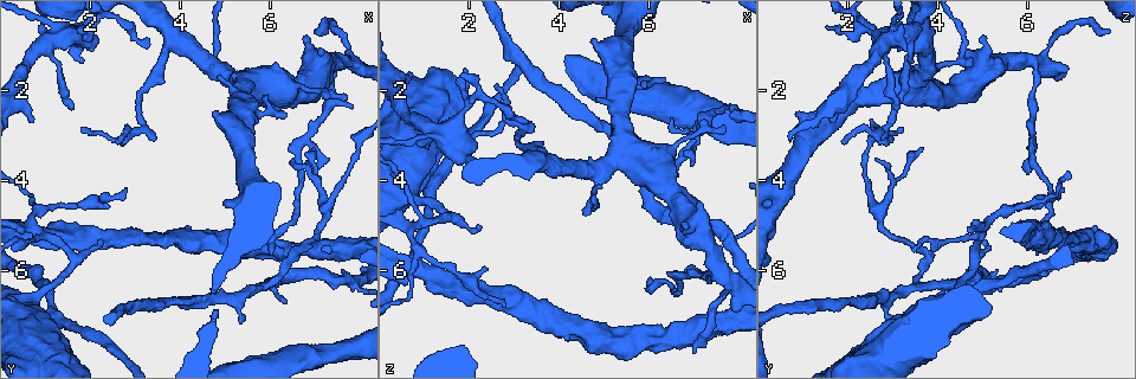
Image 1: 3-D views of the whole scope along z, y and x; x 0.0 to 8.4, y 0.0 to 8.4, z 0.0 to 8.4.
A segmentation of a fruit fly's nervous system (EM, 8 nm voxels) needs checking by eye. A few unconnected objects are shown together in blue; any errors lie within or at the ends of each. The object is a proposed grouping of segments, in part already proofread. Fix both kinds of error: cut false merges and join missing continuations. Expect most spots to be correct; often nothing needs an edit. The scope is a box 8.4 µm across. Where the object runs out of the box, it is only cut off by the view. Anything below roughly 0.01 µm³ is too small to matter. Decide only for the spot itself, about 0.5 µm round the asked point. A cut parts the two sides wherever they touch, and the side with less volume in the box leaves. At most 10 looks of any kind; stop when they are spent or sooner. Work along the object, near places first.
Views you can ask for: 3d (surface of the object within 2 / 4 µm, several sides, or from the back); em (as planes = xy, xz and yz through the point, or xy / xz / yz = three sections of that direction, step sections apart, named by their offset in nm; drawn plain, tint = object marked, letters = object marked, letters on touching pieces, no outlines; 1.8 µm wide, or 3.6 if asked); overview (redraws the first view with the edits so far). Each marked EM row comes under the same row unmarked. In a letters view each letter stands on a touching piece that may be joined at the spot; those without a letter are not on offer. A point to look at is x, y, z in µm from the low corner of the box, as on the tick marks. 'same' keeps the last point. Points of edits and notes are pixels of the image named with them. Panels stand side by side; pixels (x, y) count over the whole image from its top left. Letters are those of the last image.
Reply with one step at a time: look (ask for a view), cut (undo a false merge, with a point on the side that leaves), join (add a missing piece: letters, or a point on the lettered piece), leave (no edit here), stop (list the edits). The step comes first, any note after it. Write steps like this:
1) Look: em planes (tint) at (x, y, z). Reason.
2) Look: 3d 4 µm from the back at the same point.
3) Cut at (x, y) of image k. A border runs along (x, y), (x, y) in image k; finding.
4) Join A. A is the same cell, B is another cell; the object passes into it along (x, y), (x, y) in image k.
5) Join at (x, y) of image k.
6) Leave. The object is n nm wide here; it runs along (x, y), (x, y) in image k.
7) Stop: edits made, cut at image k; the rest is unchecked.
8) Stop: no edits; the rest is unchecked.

Look: 3d 2 µm at (1.55, 0.75, 3.15).

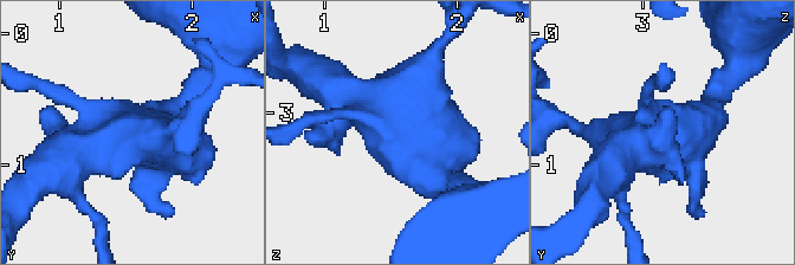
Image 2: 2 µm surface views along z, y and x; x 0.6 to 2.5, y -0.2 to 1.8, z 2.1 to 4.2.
Look: em planes (letters) at (1.58, 0.74, 3.14).

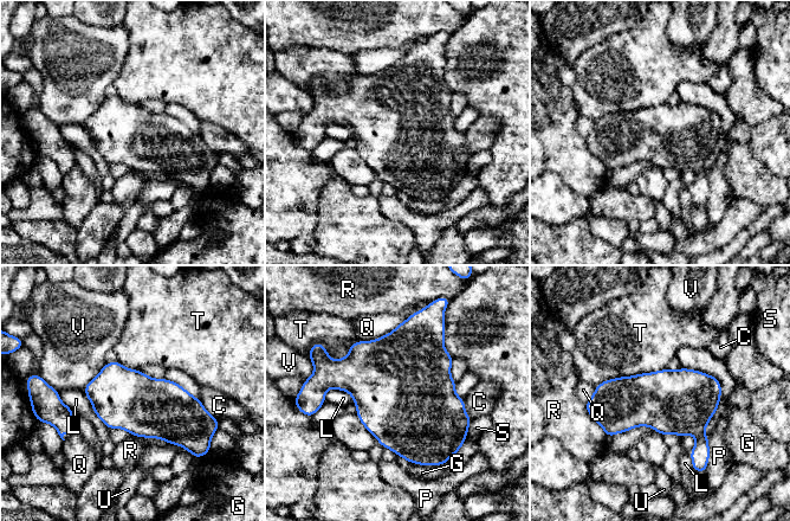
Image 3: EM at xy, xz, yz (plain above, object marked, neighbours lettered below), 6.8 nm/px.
Leave. The object is 420 nm wide here; C, G, L, P, Q, R, S, T, U and V are other cells; continuous, no second neuron.

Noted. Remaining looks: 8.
Look: 3d 2 µm at (0.80, 5.00, 5.10). A narrow waist.

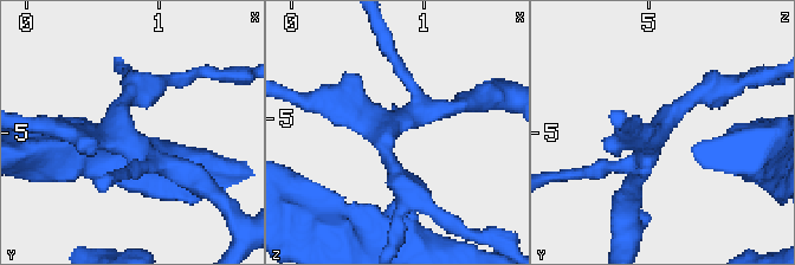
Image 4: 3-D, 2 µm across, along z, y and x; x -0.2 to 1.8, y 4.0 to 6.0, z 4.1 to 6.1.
Look: em planes (tint) at (0.74, 5.02, 5.08).

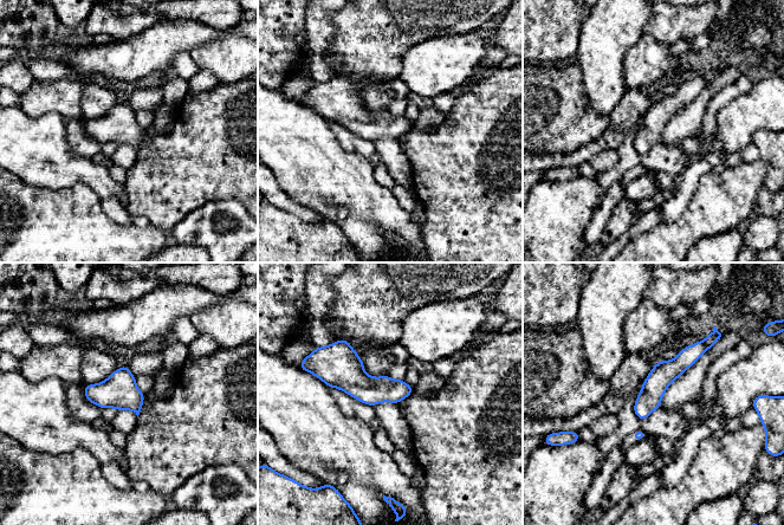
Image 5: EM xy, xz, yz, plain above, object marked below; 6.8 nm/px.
Look: em planes (letters) at the same point.

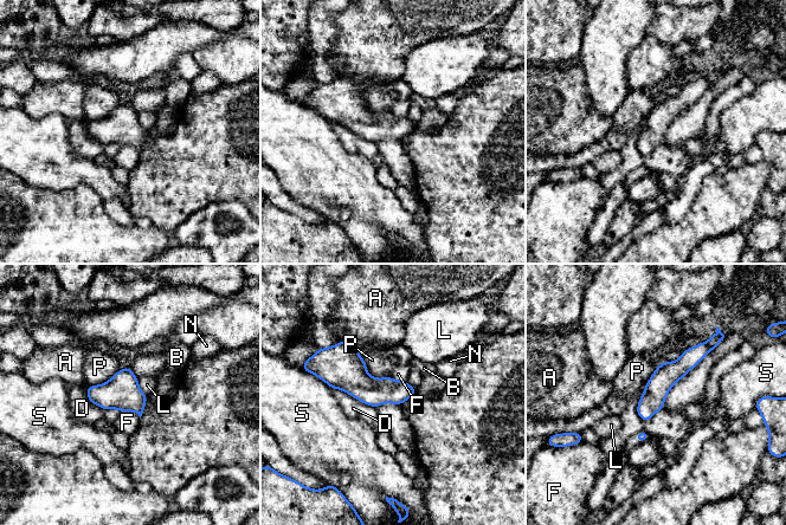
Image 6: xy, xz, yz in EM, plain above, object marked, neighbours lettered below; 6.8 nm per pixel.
Leave. A, B, D, F, L, N, P and S are other cells; one neuron here.

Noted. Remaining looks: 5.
Look: em 3.6 µm planes (letters) at (1.40, 7.15, 3.80). Thick turns thin.

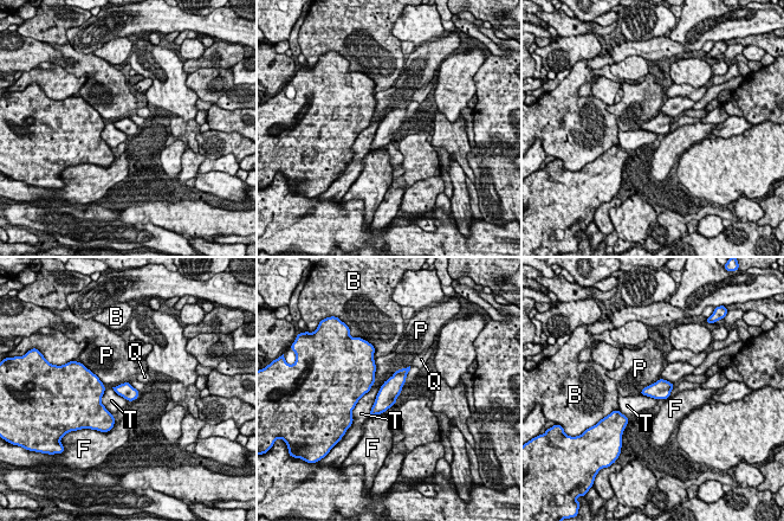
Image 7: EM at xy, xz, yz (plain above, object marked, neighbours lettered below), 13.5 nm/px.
Leave. B, F, P, Q and T are other cells; a border runs along (409, 365), (399, 368), (384, 381) in image 7; one neuron here.

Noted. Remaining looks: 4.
Look: em planes (letters) at (7.25, 4.65, 2.65). Two arms in line, one across.

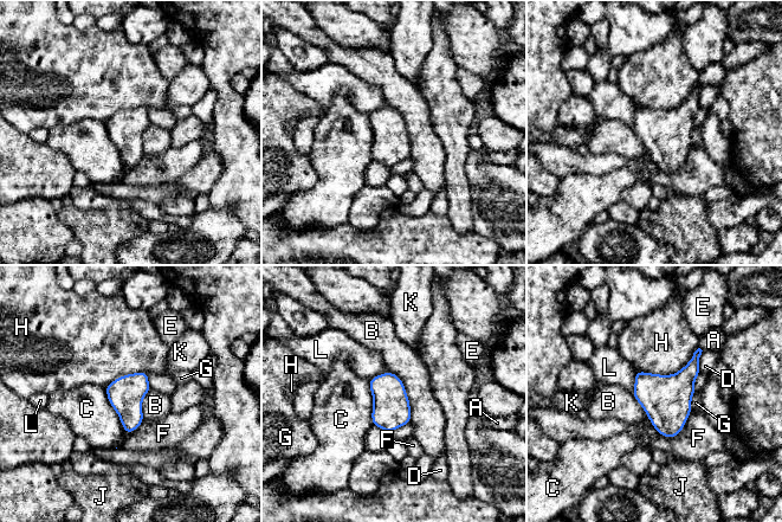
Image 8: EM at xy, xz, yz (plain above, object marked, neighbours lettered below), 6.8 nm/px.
Leave. A, B, C, D, E, F, G, H, J, K and L are other cells; all the same neuron.

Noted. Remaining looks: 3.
Stop: no edits; the rest is unchecked.

